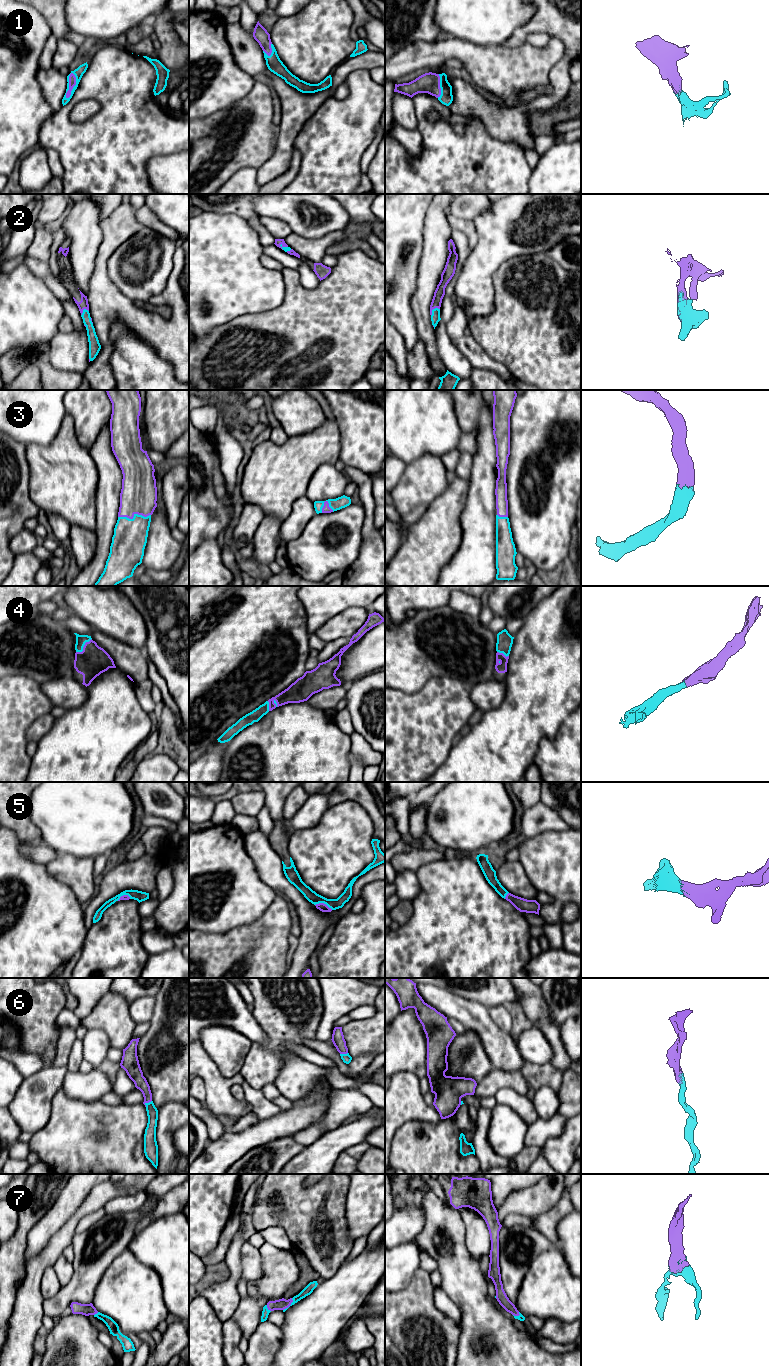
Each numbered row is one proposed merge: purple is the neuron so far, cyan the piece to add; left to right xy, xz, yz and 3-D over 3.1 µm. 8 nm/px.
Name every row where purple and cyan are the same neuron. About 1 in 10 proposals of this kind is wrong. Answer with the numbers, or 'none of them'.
1, 2, 3, 4, 5, 6, 7

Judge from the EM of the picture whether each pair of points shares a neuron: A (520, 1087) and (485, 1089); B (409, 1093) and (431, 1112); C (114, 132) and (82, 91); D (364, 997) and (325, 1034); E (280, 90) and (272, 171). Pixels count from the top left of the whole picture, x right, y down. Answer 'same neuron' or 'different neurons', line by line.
A: same neuron
B: same neuron
C: same neuron
D: same neuron
E: same neuron

